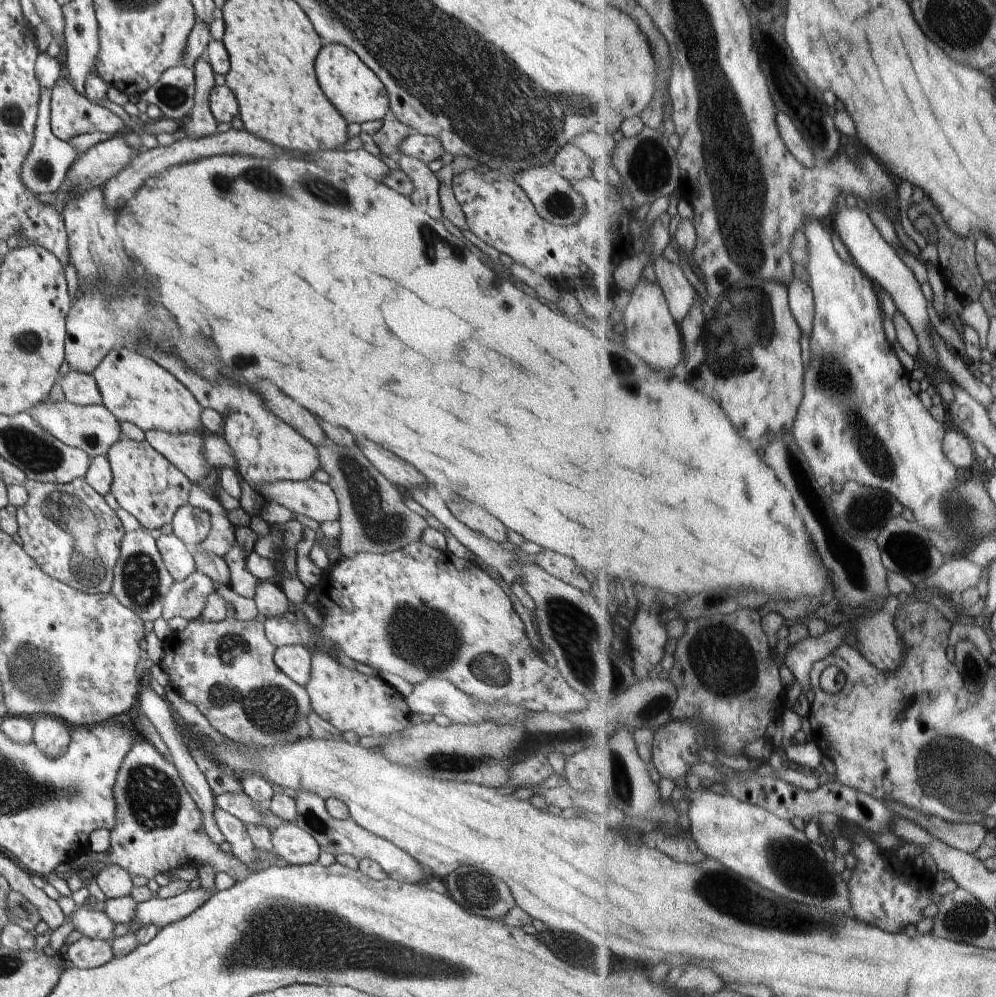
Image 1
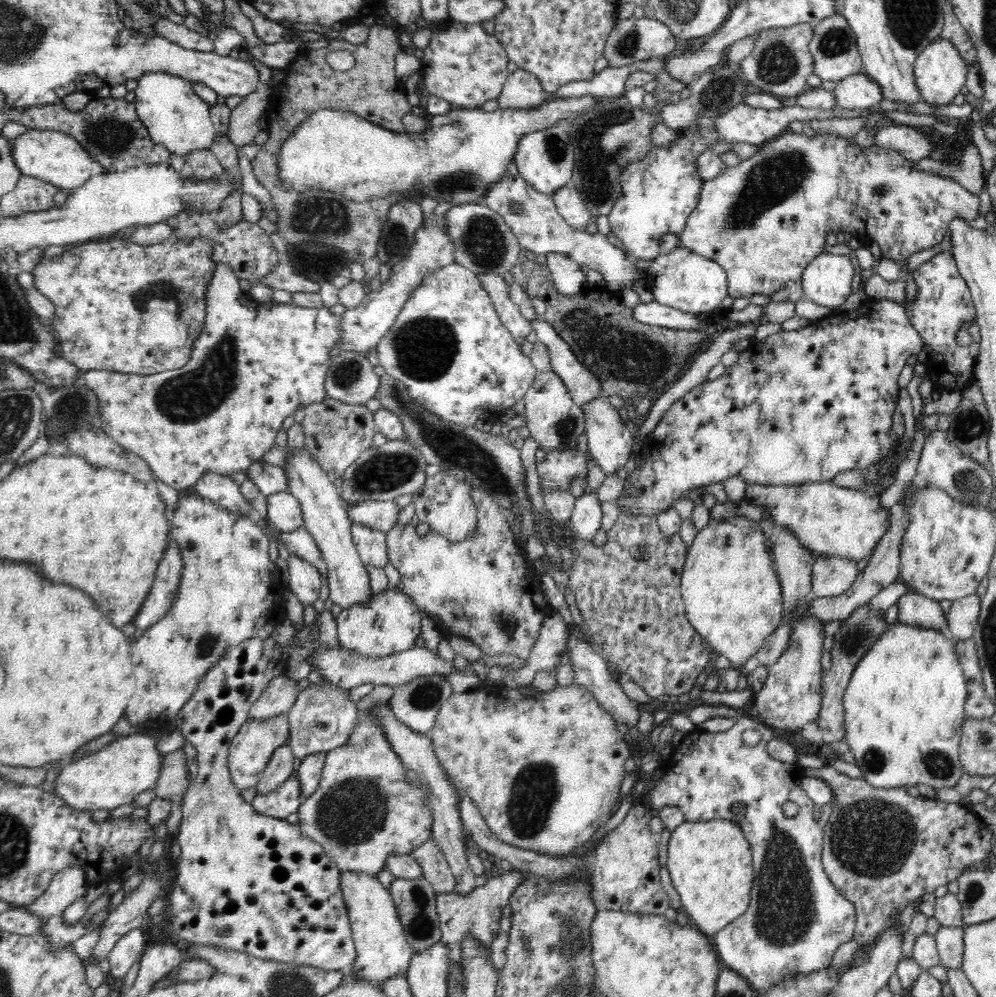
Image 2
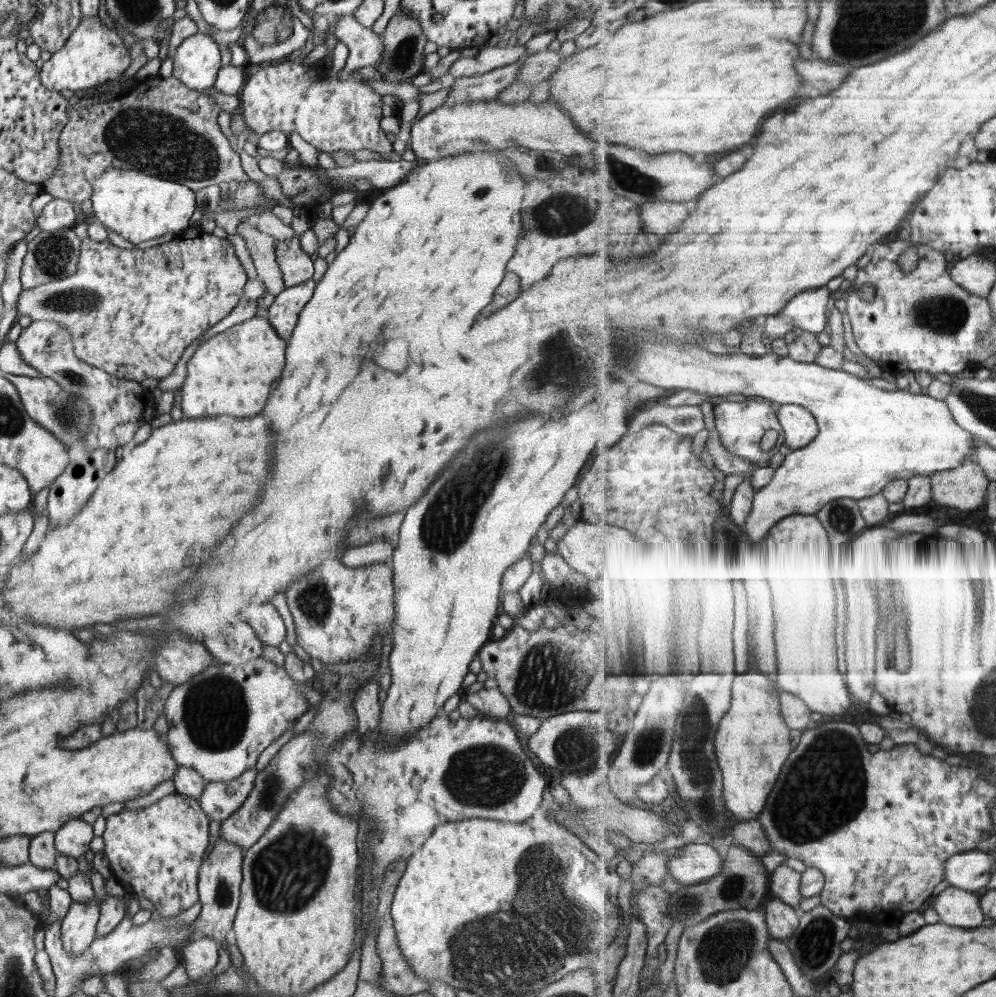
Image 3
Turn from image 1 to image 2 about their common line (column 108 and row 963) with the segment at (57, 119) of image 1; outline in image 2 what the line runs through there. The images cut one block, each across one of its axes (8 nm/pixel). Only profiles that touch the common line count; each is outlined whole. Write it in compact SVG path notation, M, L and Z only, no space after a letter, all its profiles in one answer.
M141 928L126 932L122 938L116 941L107 956L110 964L108 974L122 980L134 966L134 963L139 960L147 945L147 936L145 936L145 932Z

